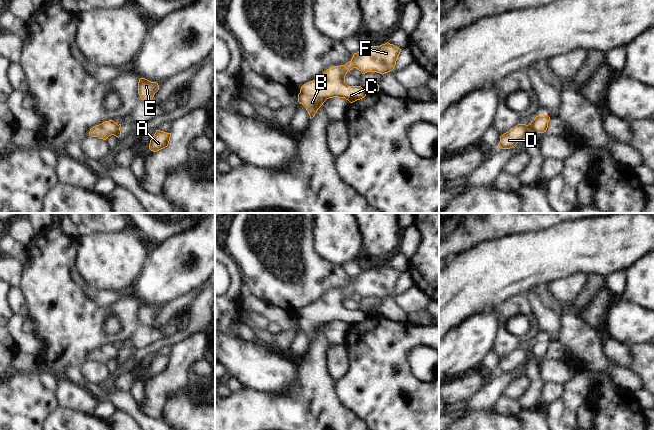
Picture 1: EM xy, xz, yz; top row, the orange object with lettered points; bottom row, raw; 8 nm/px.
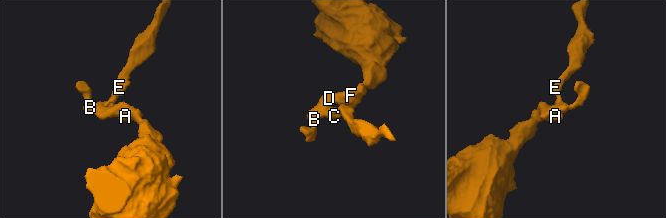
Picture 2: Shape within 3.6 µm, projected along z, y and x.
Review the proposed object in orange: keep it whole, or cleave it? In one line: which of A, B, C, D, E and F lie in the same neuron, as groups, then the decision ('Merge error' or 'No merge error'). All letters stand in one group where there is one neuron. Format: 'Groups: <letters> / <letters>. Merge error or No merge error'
Groups: A B C D F / E. Merge error.

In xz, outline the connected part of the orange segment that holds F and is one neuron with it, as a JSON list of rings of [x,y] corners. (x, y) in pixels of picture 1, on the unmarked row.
[[[388,266],[380,270],[362,272],[354,277],[352,283],[345,289],[332,290],[320,301],[304,308],[298,318],[298,326],[306,332],[312,343],[329,322],[345,322],[350,327],[360,324],[366,320],[367,315],[361,310],[348,310],[342,305],[342,301],[353,292],[362,298],[388,297],[394,293],[400,276],[399,271]]]

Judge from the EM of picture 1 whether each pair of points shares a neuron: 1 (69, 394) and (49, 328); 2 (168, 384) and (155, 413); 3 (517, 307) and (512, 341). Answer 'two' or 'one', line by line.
1: two
2: one
3: one

